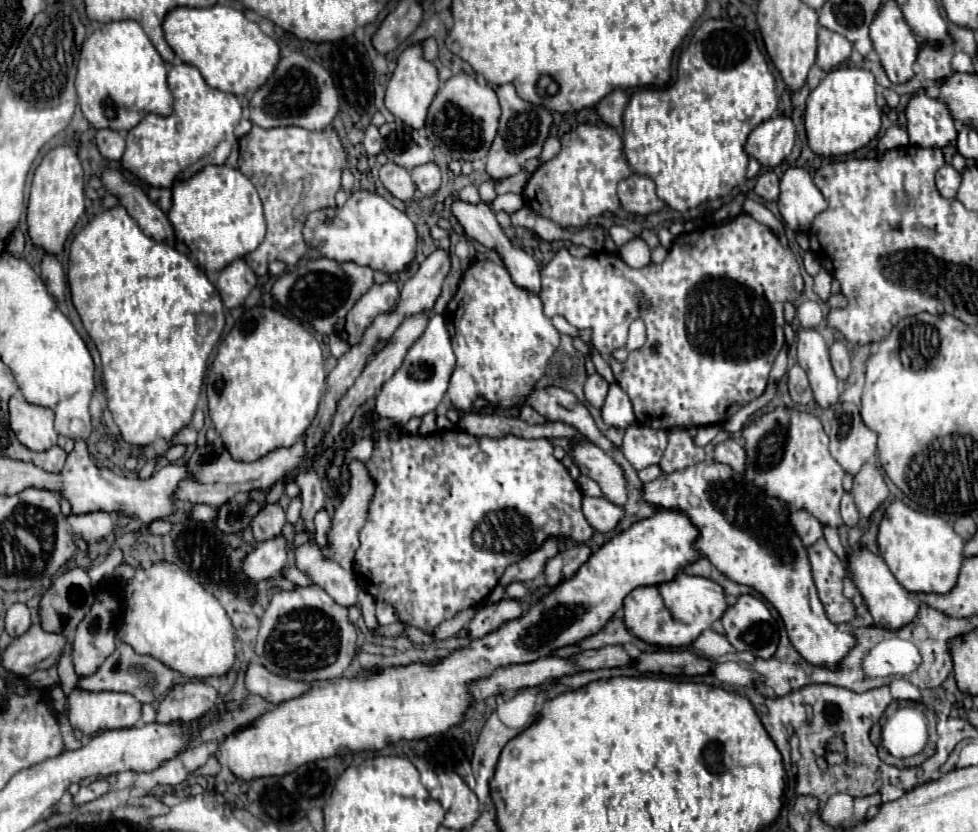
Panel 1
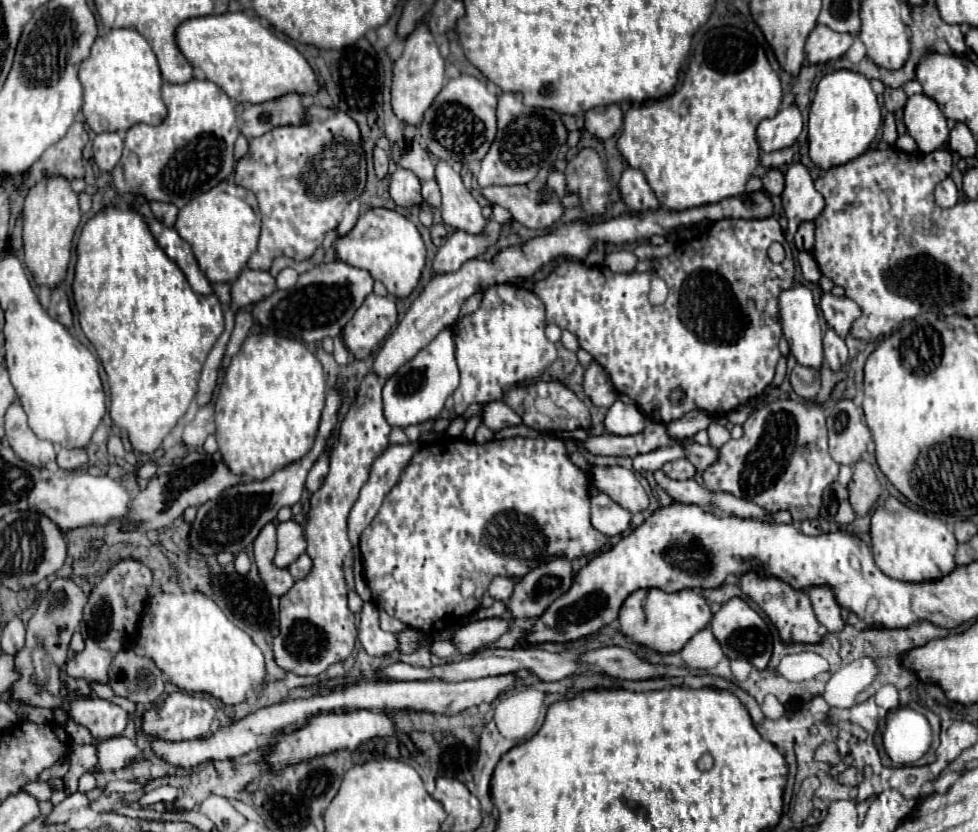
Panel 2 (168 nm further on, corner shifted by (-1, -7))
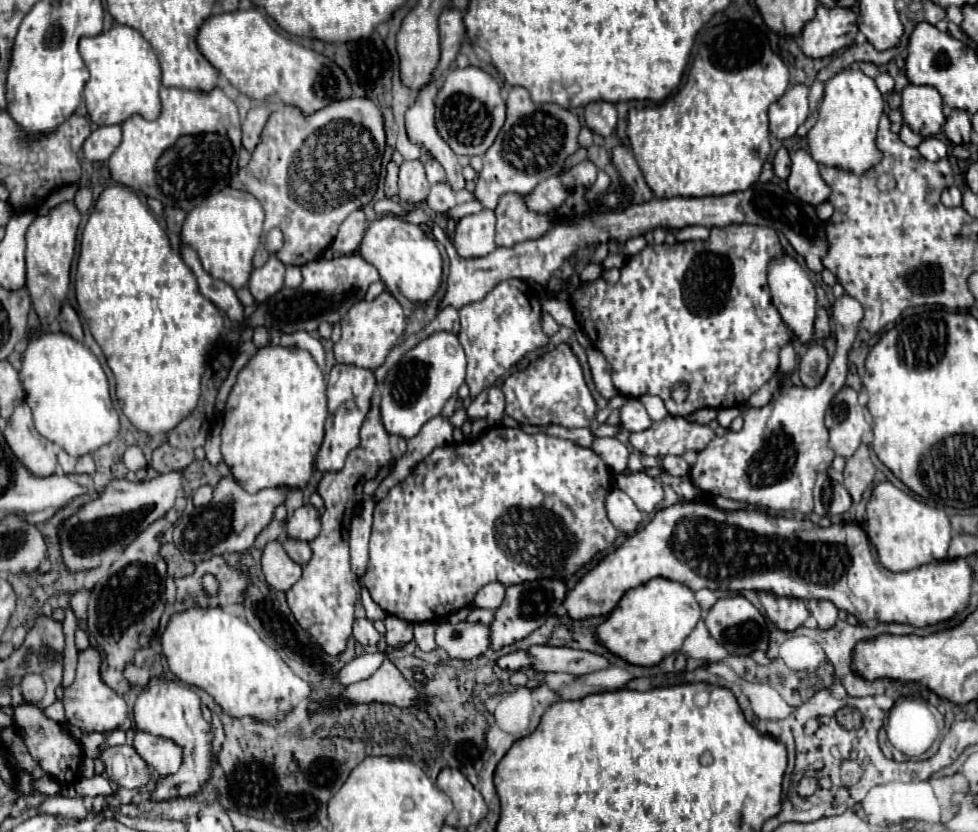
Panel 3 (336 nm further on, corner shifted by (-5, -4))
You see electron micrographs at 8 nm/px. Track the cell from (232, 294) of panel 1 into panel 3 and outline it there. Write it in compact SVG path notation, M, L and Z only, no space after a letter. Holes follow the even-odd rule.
M273 256L265 266L255 268L251 272L247 286L257 302L265 302L283 288L283 276L285 276L285 264Z

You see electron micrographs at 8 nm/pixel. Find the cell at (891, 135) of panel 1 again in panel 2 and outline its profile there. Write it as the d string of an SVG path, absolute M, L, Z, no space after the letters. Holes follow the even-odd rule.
M889 113L885 123L883 123L883 143L887 147L893 147L895 145L895 139L897 139L897 129L895 129L895 115Z

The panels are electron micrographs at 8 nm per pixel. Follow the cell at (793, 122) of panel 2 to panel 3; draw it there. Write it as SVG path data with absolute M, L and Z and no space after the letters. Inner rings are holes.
M805 84L791 86L769 108L769 128L779 140L795 136L797 128L809 116L809 88Z

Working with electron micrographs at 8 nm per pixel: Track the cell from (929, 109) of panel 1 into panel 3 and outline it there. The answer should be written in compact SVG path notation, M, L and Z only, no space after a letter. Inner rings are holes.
M909 84L903 90L903 122L921 136L935 136L943 122L943 100L933 86Z

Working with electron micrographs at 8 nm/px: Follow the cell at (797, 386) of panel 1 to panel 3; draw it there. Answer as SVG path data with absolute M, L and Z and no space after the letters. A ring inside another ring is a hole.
M813 344L807 348L807 352L799 360L799 376L803 386L817 386L829 366L829 354L821 344Z

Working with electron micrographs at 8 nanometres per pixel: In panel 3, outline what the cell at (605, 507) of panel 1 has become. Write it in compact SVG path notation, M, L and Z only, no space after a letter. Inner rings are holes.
M613 488L607 498L607 516L613 526L623 534L633 534L641 522L641 512L635 510L635 502L619 488Z

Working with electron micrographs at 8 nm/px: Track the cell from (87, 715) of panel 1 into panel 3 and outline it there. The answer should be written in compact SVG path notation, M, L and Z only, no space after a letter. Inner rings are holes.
M97 648L81 650L79 652L79 664L77 664L75 682L65 690L65 698L63 698L67 722L71 726L77 726L83 734L89 734L89 732L107 734L107 732L119 728L127 718L125 700L101 680L99 666L101 666L101 652Z

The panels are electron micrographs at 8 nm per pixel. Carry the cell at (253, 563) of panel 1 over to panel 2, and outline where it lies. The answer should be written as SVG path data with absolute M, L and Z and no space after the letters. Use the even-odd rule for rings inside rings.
M285 521L277 525L279 539L277 539L277 553L273 557L275 567L287 569L307 547L303 527L295 521Z

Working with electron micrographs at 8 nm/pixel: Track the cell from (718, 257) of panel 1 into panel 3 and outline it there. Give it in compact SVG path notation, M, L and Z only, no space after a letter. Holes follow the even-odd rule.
M753 224L713 228L707 240L697 242L647 244L639 254L627 258L617 284L607 284L605 280L581 284L571 292L571 304L591 344L609 360L613 384L623 396L639 398L643 394L655 394L665 400L665 408L673 416L689 416L699 408L721 410L741 406L777 372L779 350L793 340L793 332L785 326L771 302L765 272L767 262L773 256L781 256L781 252L777 232ZM679 382L689 386L689 396L683 404L671 400L671 392Z

